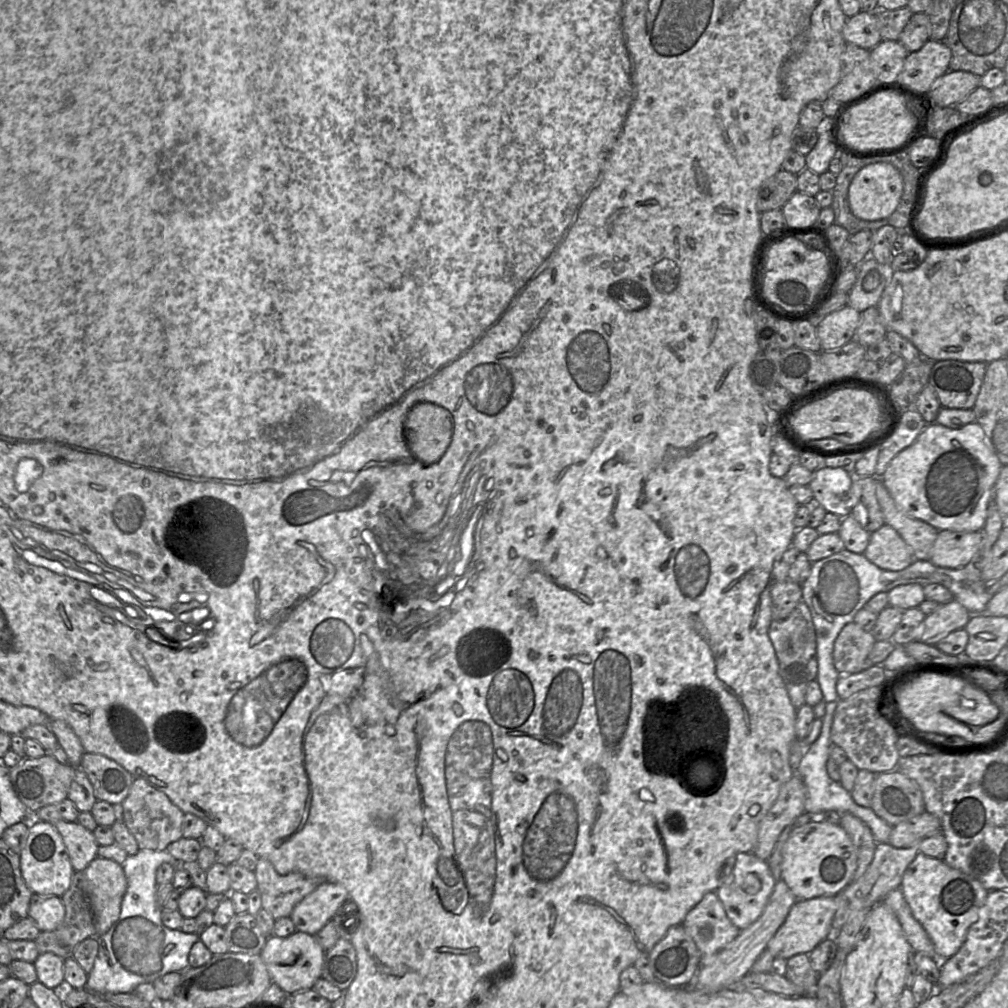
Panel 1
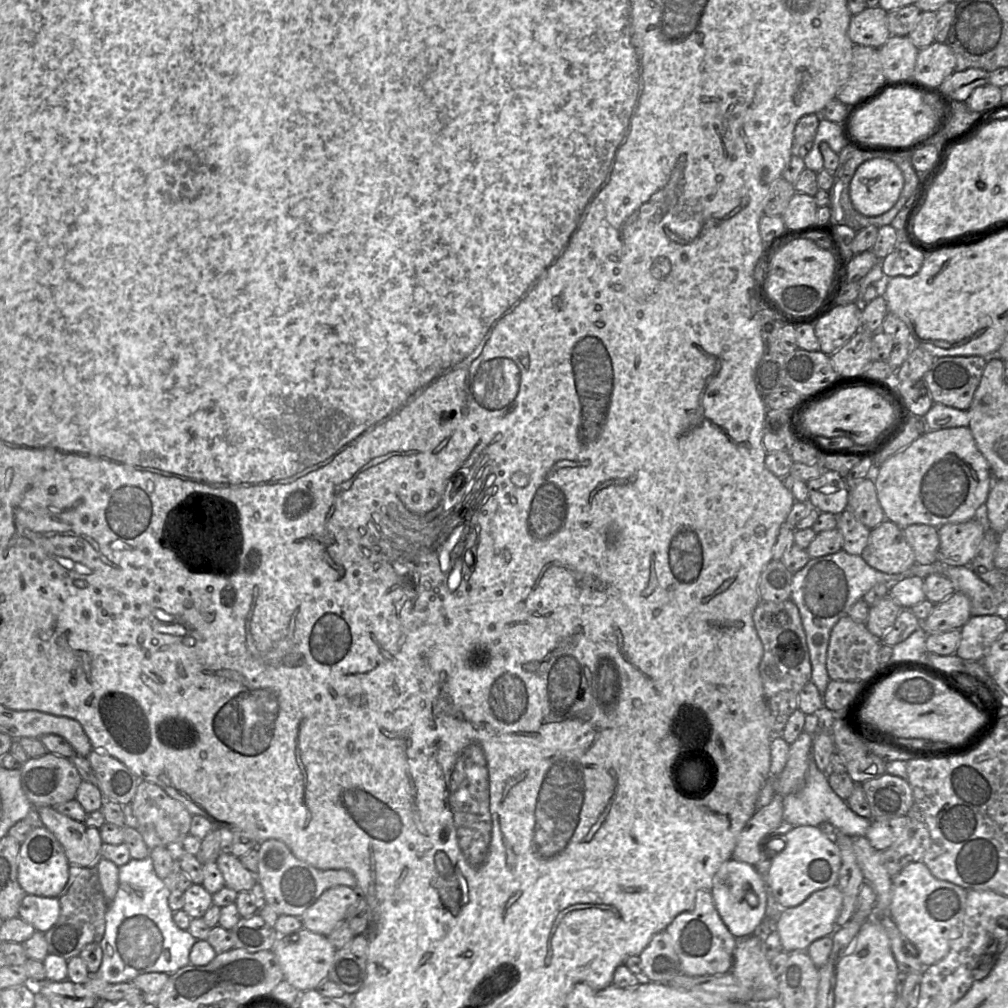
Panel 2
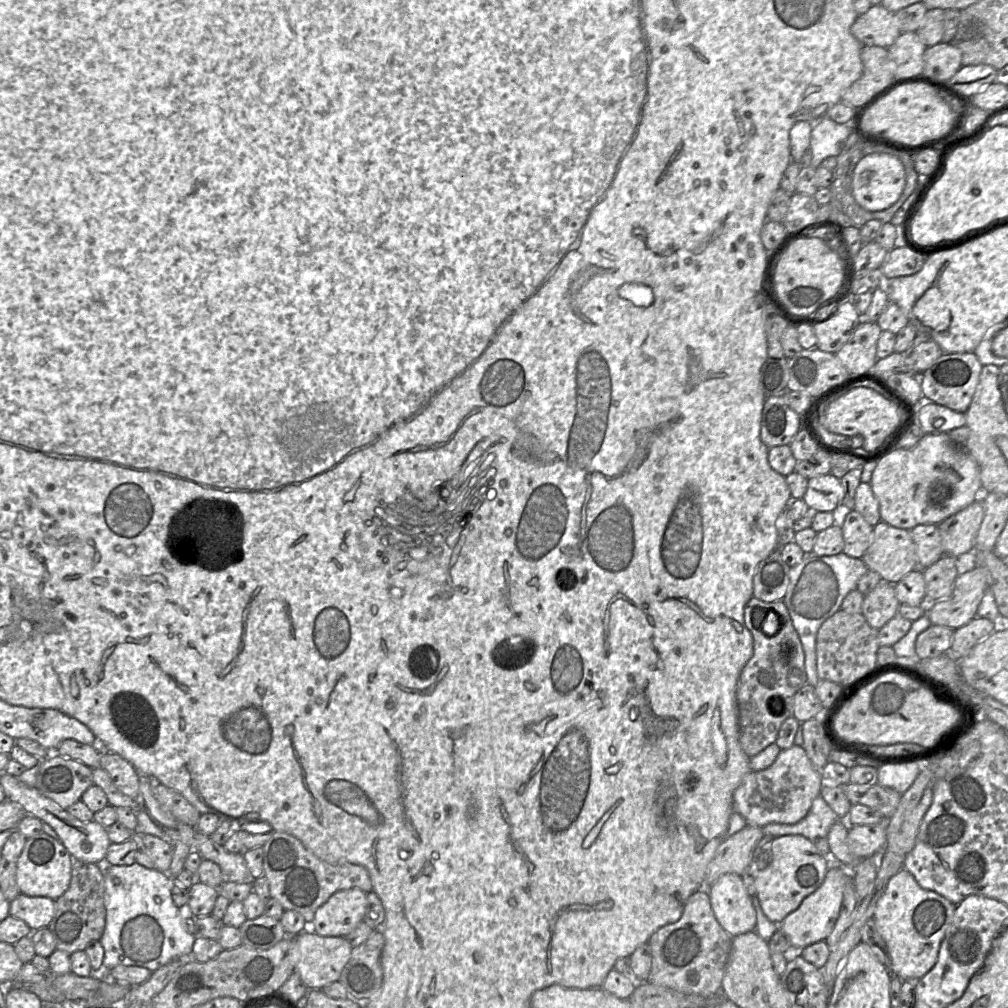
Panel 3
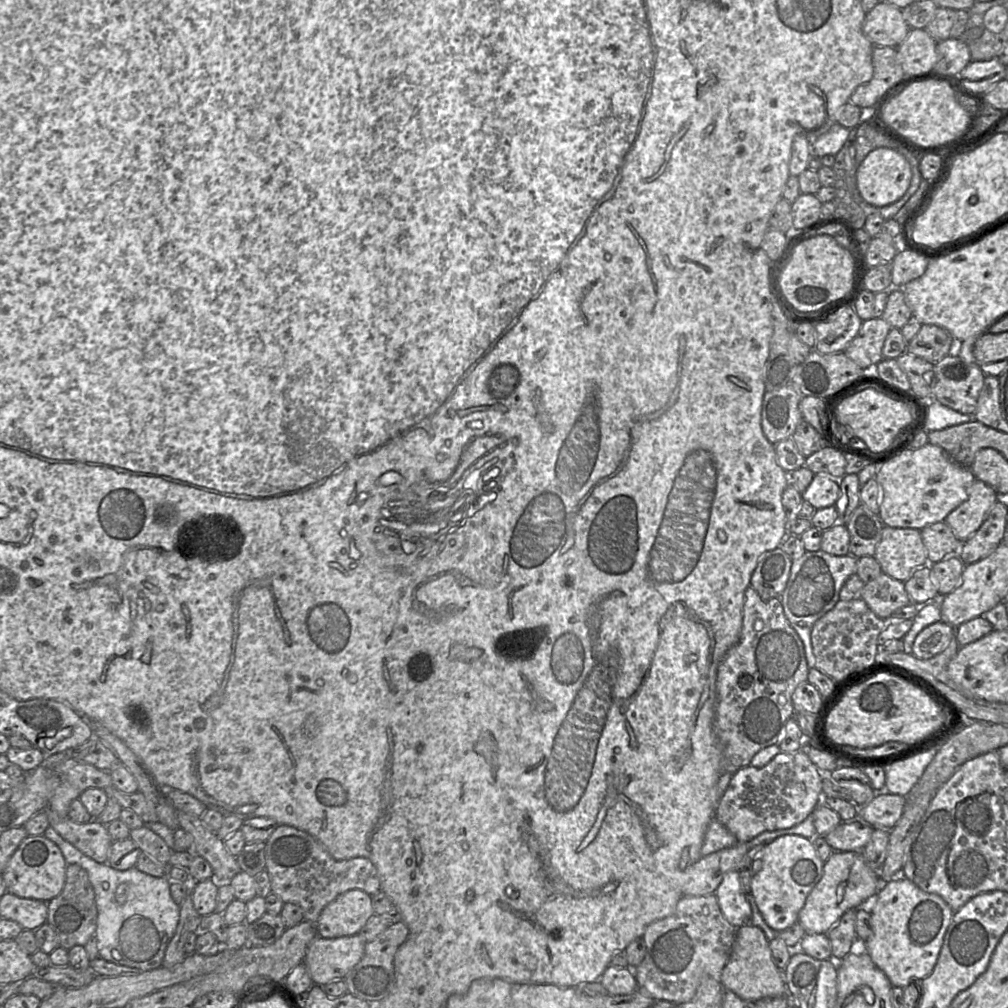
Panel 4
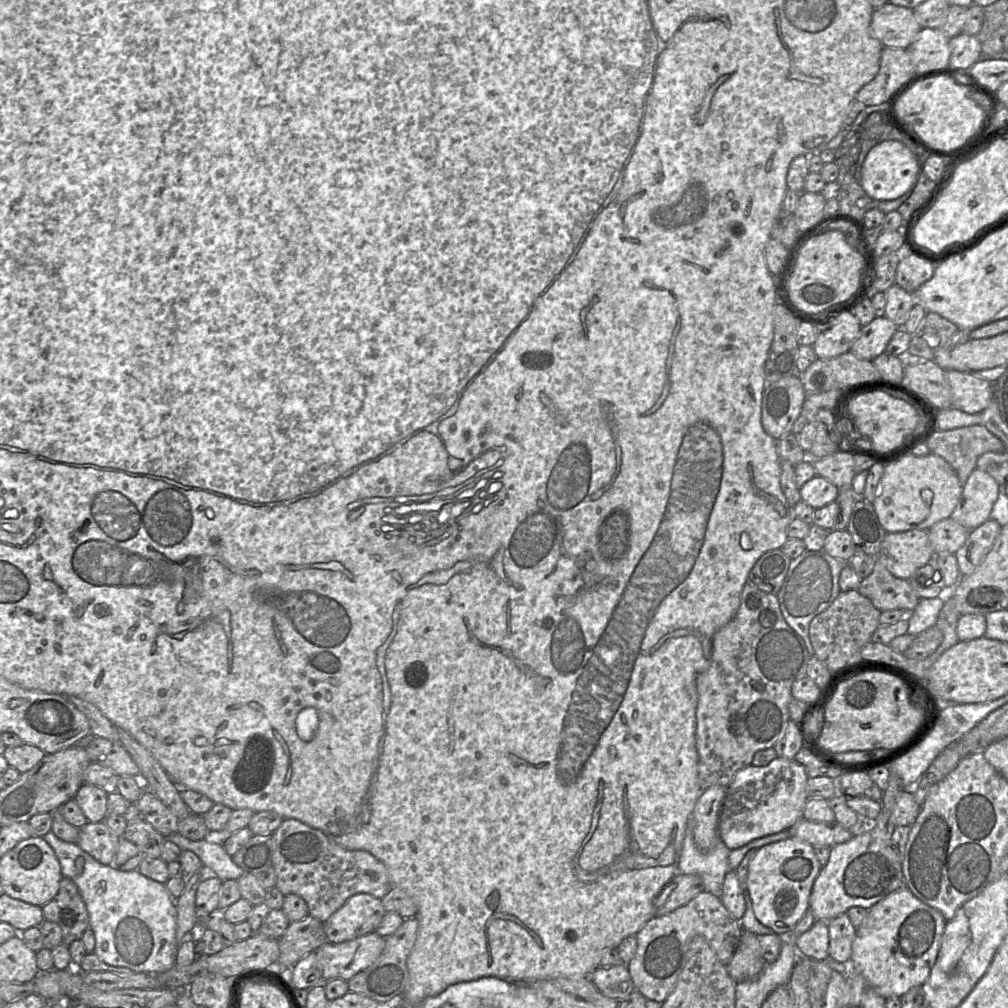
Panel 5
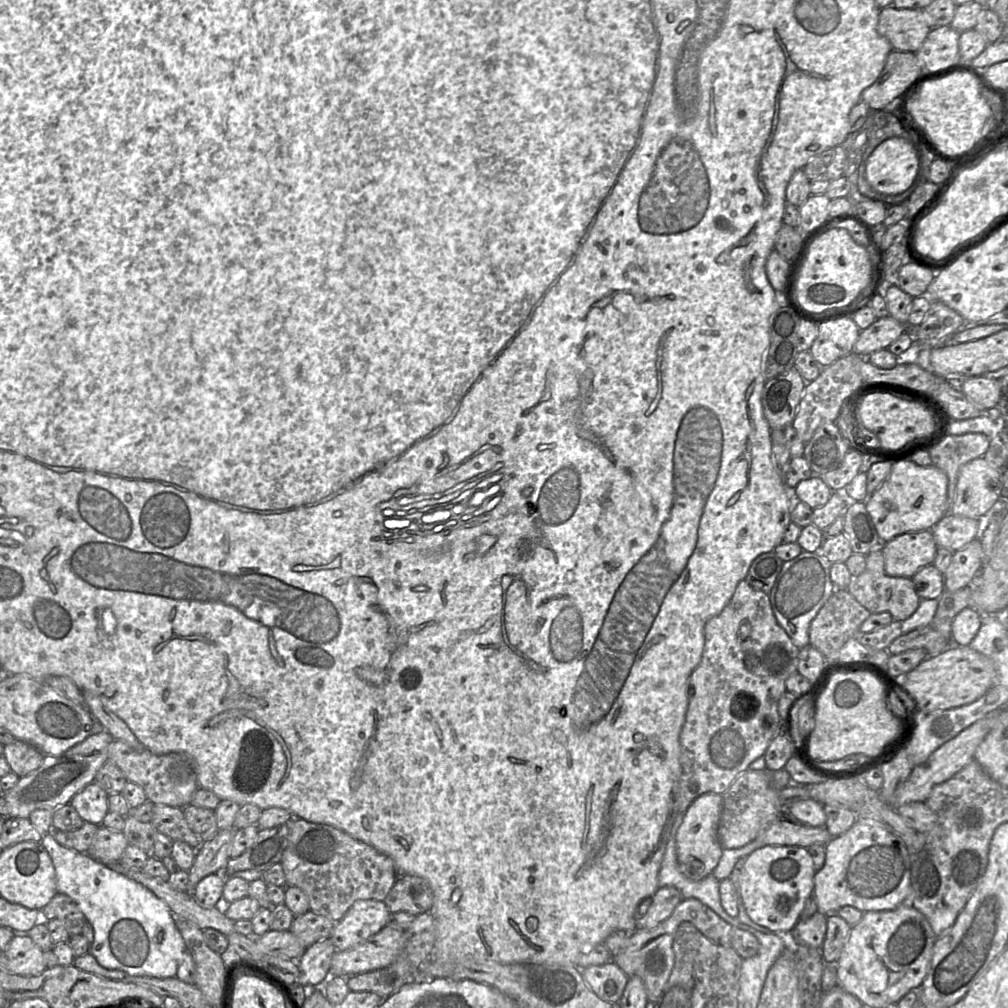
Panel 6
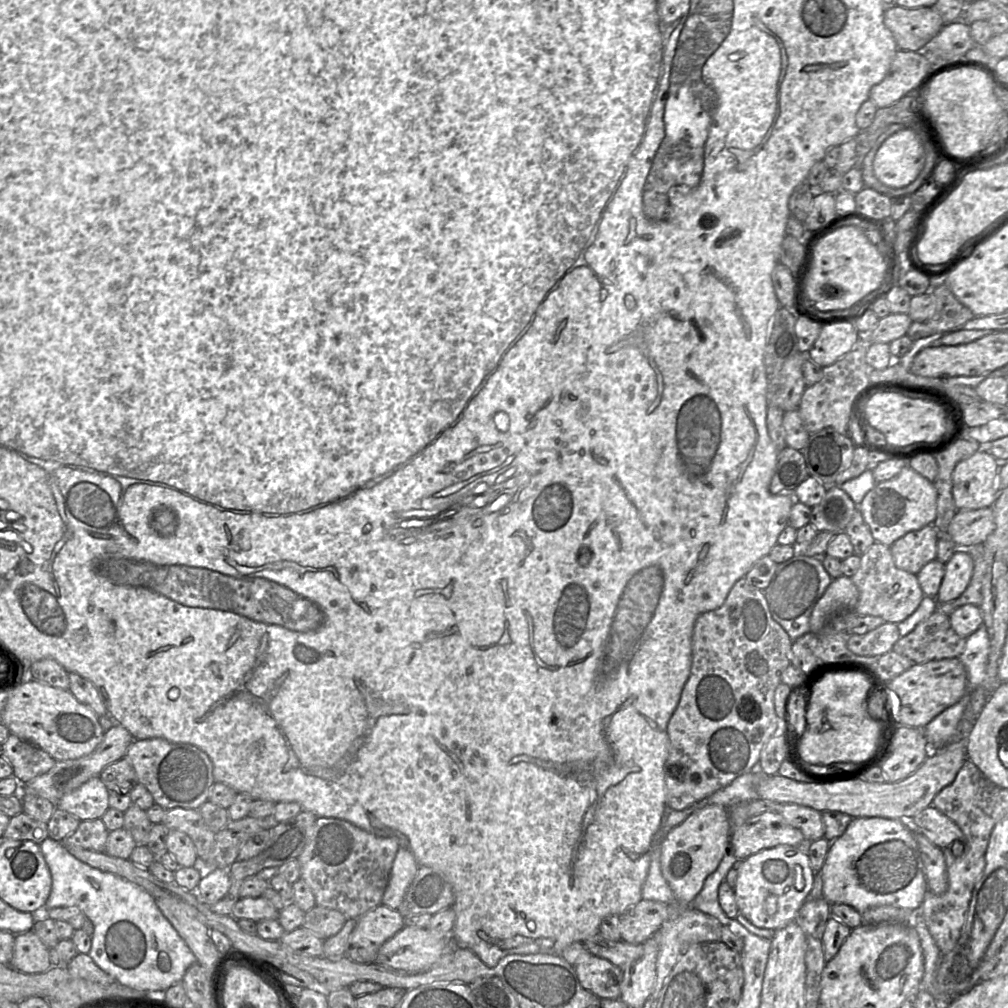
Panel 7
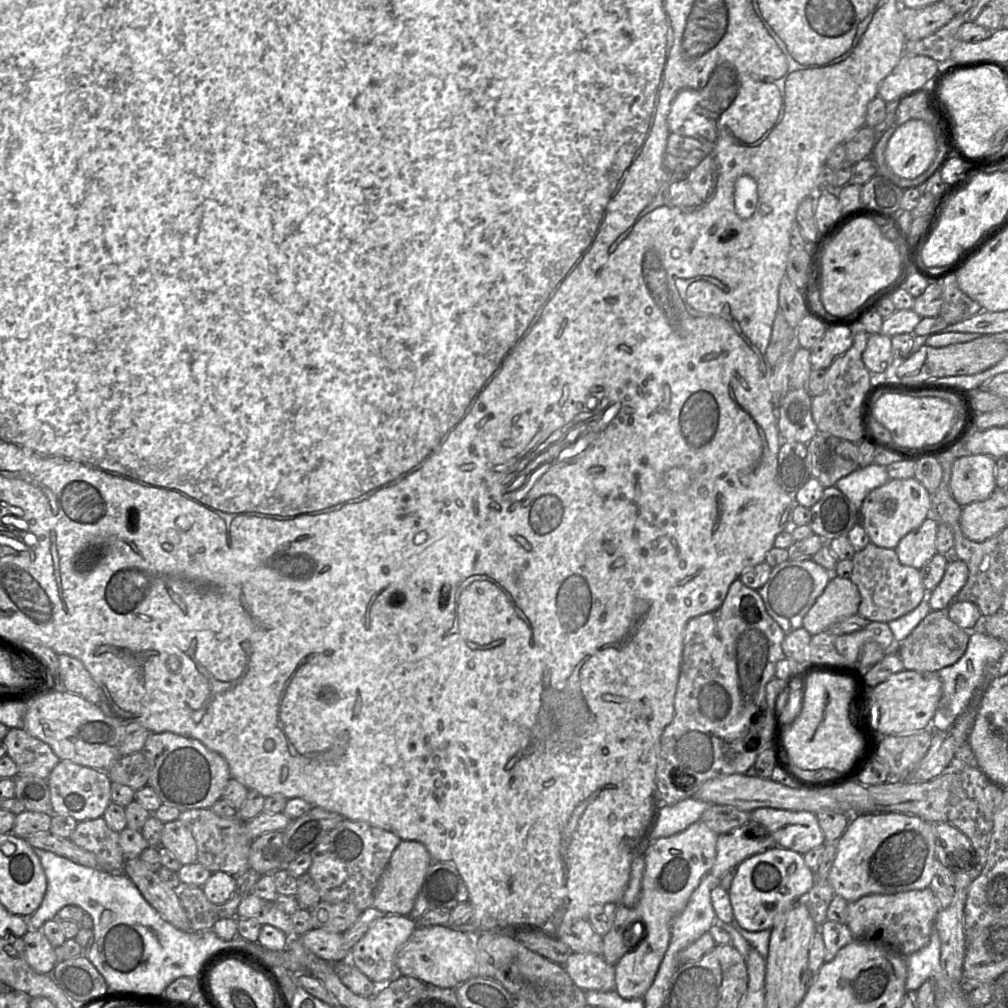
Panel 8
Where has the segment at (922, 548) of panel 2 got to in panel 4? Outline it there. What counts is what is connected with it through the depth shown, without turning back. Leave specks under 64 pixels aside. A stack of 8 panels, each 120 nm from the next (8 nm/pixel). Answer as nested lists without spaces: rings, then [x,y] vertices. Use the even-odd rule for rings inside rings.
[[[946,522],[928,525],[921,531],[928,557],[928,564],[939,562],[952,554],[957,554],[961,542]]]

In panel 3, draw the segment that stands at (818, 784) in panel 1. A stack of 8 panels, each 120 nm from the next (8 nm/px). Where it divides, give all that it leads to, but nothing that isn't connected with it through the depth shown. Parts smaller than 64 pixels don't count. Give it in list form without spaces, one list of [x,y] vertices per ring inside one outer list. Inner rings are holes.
[[[821,795],[815,798],[808,814],[794,824],[771,823],[762,827],[764,835],[780,837],[784,835],[801,835],[813,841],[826,837],[831,826],[839,820],[837,814],[829,807]]]

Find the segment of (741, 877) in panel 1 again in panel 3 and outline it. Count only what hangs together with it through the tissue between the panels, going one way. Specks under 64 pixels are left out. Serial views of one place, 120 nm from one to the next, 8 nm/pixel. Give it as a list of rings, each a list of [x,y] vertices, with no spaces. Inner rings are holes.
[[[722,875],[708,889],[713,913],[721,927],[731,936],[751,932],[756,926],[756,910],[740,875]]]

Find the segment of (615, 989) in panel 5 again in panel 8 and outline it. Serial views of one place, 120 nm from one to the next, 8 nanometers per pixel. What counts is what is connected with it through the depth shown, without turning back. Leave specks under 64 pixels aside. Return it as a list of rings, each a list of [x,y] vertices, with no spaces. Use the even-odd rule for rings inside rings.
[[[572,952],[562,966],[583,991],[615,989],[615,965],[608,964],[601,955]]]

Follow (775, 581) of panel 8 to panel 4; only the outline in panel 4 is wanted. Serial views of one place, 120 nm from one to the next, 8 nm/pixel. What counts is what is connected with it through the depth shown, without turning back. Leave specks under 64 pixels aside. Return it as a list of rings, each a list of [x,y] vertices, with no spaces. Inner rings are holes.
[[[820,549],[818,551],[806,551],[800,558],[792,560],[789,579],[779,599],[783,606],[786,618],[803,642],[809,669],[815,668],[815,655],[813,653],[811,643],[811,630],[819,618],[834,608],[834,606],[840,600],[839,596],[841,588],[849,576],[855,573],[857,573],[857,559],[851,554],[845,556],[836,556]]]

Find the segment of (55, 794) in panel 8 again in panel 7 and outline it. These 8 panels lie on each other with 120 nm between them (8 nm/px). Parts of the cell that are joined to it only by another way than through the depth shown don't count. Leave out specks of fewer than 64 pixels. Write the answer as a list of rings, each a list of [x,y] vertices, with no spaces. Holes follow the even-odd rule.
[[[99,776],[93,777],[77,789],[64,795],[57,808],[79,820],[100,819],[109,808],[109,790]]]

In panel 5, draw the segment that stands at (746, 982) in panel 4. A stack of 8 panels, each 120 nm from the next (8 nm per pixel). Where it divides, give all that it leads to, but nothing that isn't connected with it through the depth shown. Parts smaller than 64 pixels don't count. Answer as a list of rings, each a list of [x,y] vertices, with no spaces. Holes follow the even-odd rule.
[[[743,930],[738,946],[726,965],[729,976],[736,983],[752,980],[762,972],[766,964],[757,935]]]

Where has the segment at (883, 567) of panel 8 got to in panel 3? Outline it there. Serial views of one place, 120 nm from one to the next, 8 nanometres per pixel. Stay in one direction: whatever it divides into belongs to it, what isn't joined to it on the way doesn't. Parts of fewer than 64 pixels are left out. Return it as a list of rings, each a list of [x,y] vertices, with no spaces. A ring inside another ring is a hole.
[[[882,579],[873,591],[864,596],[862,614],[872,628],[879,630],[898,614],[900,605],[895,584]]]

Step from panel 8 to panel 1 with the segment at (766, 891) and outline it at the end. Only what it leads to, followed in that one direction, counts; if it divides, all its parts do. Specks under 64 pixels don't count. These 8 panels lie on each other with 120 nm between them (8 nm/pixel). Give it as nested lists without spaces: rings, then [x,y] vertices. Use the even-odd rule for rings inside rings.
[[[818,820],[797,828],[782,849],[781,879],[797,901],[821,896],[836,896],[852,881],[857,867],[857,852],[849,835],[839,824]]]

